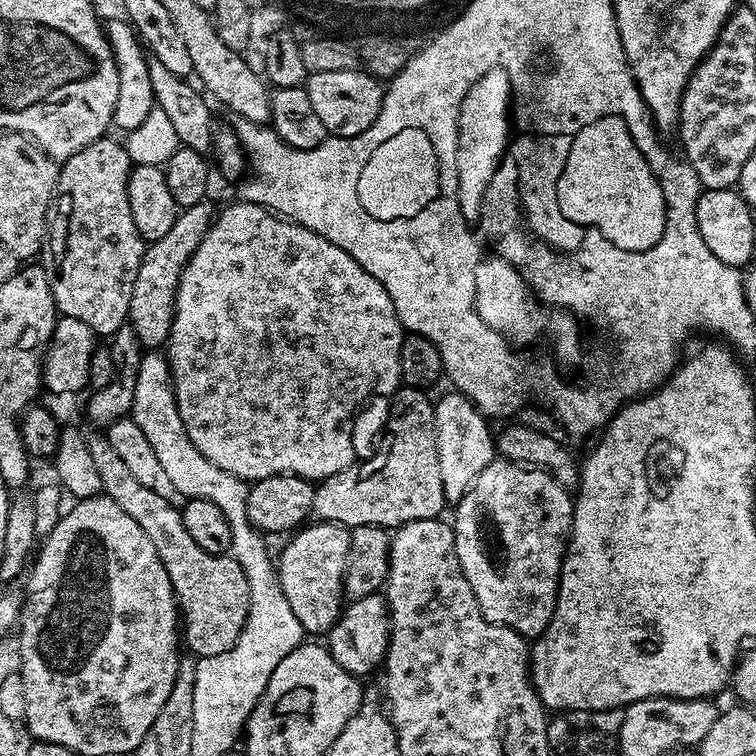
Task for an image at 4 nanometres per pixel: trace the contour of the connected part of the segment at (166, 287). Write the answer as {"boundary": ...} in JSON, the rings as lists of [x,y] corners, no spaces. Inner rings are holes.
{"boundary":[[[205,199],[183,209],[177,215],[174,226],[170,226],[170,231],[145,247],[144,257],[138,266],[138,278],[134,278],[134,290],[130,294],[127,318],[127,323],[132,325],[134,334],[140,340],[141,349],[160,350],[167,345],[182,270],[186,262],[190,262],[194,250],[198,248],[198,242],[202,242],[214,219],[214,208],[211,208],[210,204]]]}

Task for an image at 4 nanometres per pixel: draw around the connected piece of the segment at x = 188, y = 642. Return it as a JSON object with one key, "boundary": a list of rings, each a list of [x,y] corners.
{"boundary":[[[100,430],[92,431],[96,432],[87,433],[88,445],[98,478],[102,481],[102,493],[118,502],[118,506],[142,526],[142,534],[146,534],[154,550],[158,550],[158,558],[170,578],[172,595],[182,617],[183,643],[193,652],[189,653],[196,658],[226,654],[226,650],[238,642],[238,634],[242,634],[242,626],[248,617],[248,583],[242,566],[238,566],[231,554],[206,554],[206,550],[190,538],[180,508],[166,502],[162,494],[154,494],[150,486],[142,486],[142,482],[135,480],[122,458],[118,458],[114,446],[110,446],[107,435]]]}

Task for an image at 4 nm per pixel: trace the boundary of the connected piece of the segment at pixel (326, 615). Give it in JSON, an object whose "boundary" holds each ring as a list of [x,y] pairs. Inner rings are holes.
{"boundary":[[[308,522],[299,530],[293,531],[287,537],[288,545],[278,556],[278,575],[282,594],[286,594],[286,602],[290,602],[290,610],[302,622],[305,633],[320,632],[326,634],[336,624],[337,618],[346,604],[344,594],[344,571],[350,554],[351,531],[342,524],[325,524],[323,522]]]}

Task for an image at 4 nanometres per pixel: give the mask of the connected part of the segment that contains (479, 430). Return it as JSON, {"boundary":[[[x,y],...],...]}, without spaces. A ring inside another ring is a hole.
{"boundary":[[[455,390],[448,392],[440,400],[438,398],[433,405],[435,442],[438,446],[443,496],[447,503],[455,504],[465,496],[473,479],[496,458],[496,451],[494,434],[490,432],[487,417],[460,392]]]}

